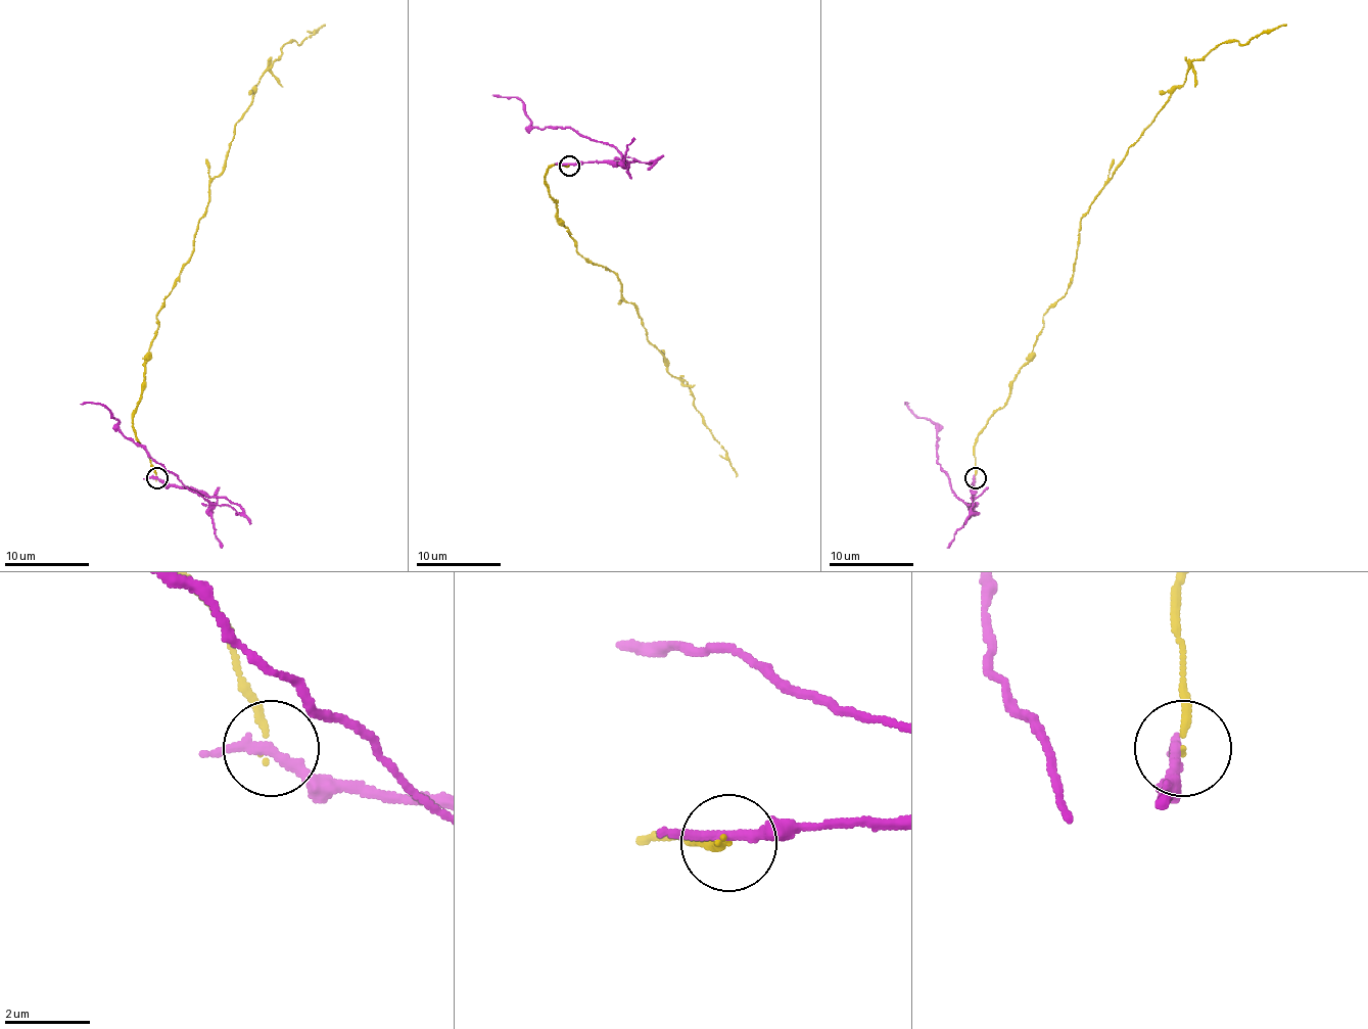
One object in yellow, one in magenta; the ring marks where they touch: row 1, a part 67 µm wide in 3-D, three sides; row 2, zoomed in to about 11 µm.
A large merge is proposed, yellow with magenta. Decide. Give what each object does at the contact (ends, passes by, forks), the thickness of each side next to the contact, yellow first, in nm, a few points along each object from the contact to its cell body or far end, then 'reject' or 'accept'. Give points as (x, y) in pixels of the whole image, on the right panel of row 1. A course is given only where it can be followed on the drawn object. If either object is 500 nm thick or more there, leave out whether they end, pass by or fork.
yellow ends; magenta passes by; calibres 150 and 240 nm; course yellow (975, 478), (975, 440), (1010, 391), (1044, 314), (1066, 294), (1080, 219), (1194, 60), (1286, 25); course magenta (975, 478), (973, 502), (963, 504), (951, 490), (947, 474), (937, 461), (937, 429), (905, 405); reject

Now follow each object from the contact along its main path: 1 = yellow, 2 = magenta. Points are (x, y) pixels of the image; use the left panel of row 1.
1: (157, 478), (132, 415), (157, 314), (254, 88), (288, 42), (301, 44), (324, 25)
2: (157, 478), (193, 486), (217, 502), (208, 504), (189, 490), (120, 429), (105, 407), (80, 405)

